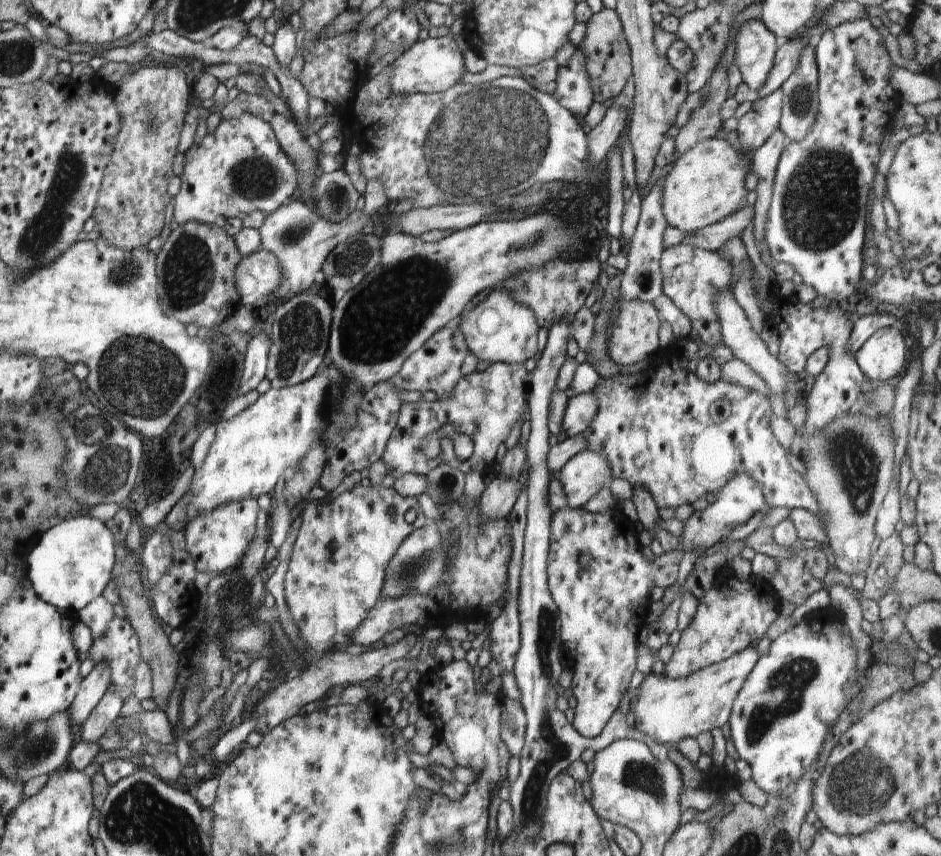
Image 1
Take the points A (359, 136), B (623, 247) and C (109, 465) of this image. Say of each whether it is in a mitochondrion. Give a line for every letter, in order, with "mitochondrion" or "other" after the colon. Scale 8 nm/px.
A: other
B: other
C: mitochondrion

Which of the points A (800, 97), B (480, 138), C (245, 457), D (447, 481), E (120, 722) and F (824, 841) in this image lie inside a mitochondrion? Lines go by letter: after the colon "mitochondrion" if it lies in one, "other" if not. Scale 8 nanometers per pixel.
A: mitochondrion
B: mitochondrion
C: other
D: mitochondrion
E: other
F: other

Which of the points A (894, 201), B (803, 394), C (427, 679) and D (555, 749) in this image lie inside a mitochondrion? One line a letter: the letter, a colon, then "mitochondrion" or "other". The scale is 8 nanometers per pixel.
A: other
B: other
C: other
D: mitochondrion

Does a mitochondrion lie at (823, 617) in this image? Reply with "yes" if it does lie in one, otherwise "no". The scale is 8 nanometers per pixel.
no

